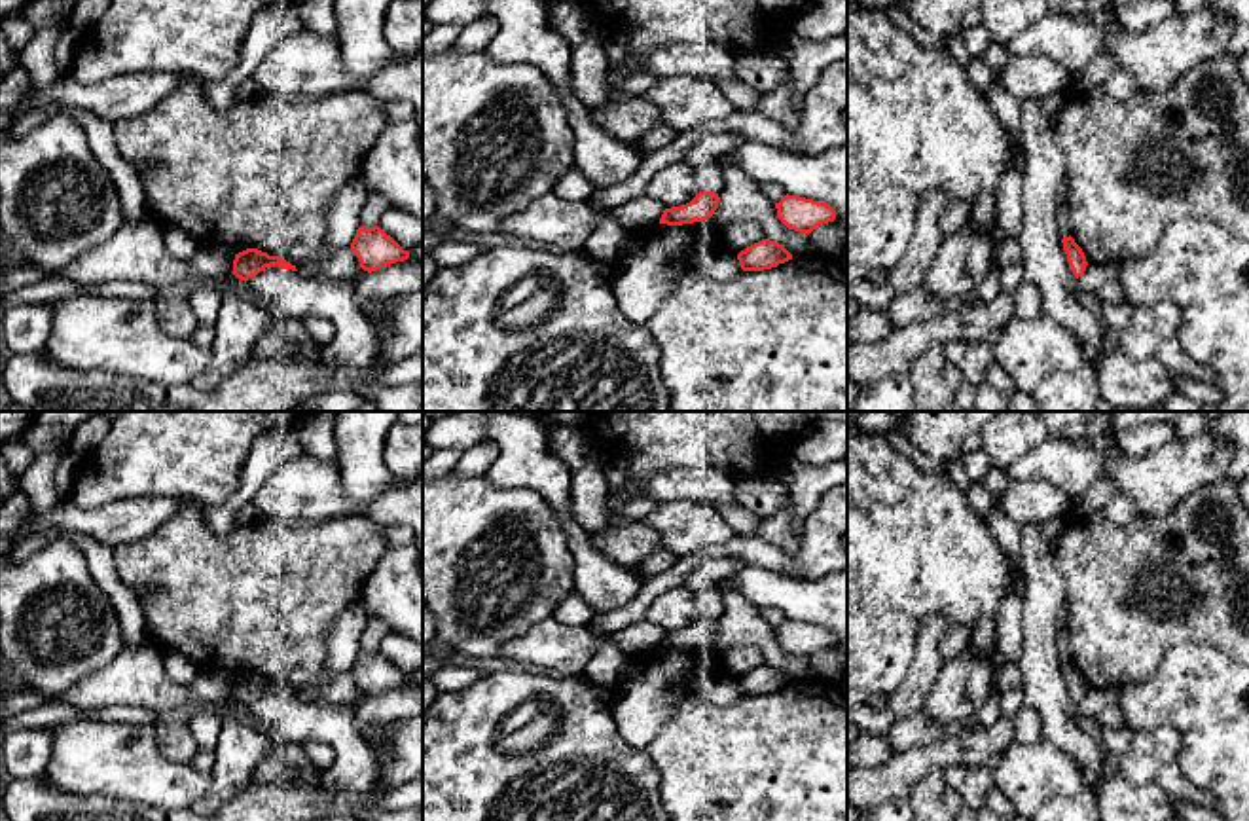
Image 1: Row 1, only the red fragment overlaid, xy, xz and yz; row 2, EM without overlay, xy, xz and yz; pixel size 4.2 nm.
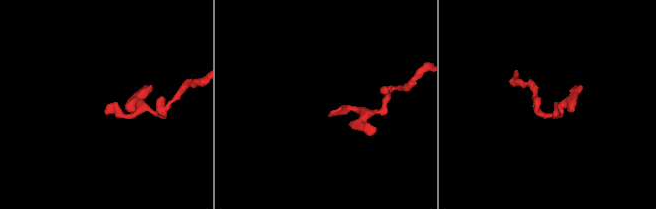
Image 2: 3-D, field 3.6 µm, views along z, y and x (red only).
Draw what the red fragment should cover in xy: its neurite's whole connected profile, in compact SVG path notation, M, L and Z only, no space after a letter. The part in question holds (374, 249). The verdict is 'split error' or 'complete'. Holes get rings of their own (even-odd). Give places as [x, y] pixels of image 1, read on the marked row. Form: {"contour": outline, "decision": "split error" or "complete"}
{"contour": "M360 226L351 243L351 250L358 258L360 267L368 273L409 258L409 252L404 250L379 226L373 228Z", "decision": "complete"}

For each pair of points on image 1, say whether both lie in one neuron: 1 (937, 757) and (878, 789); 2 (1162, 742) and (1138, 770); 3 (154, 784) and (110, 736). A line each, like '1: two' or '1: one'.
1: one
2: one
3: one

